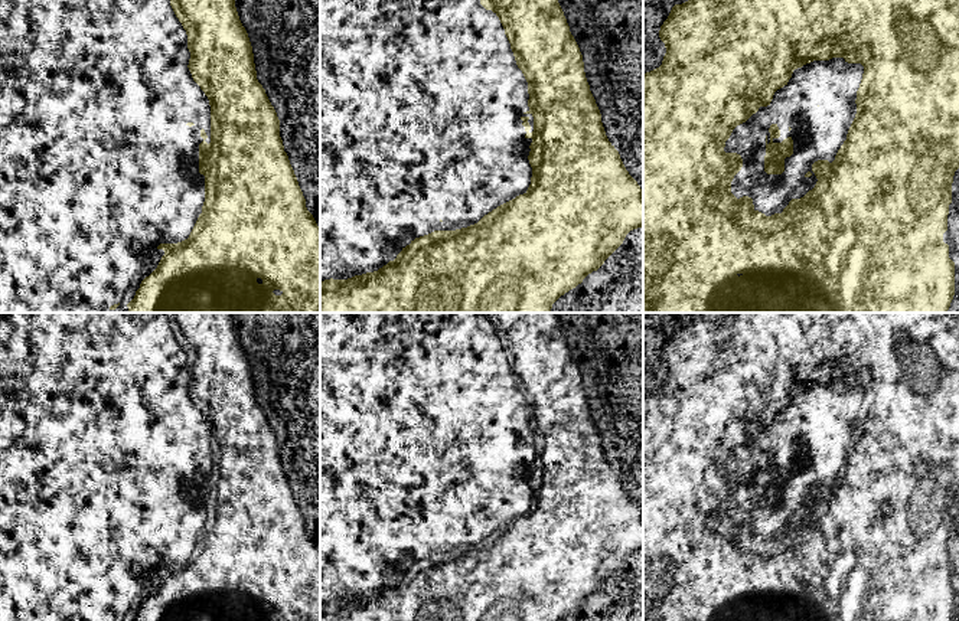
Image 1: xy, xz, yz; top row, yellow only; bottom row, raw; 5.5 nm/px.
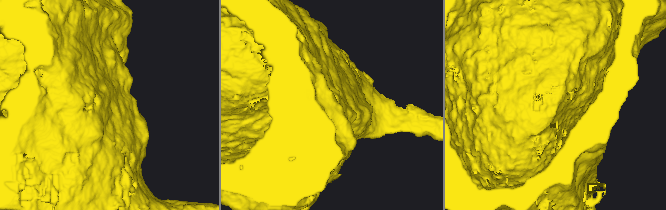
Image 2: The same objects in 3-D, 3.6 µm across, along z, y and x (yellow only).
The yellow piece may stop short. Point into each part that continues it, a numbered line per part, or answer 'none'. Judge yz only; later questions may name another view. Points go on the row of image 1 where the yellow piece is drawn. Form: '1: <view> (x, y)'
1: yz (818, 133)

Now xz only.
1: xz (420, 100)

